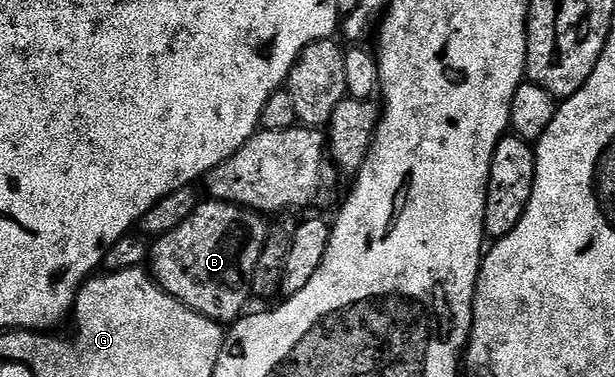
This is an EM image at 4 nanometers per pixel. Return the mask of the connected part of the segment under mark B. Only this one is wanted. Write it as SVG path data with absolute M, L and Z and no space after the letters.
M207 198L199 202L184 225L176 225L172 233L164 233L153 240L148 251L148 271L154 282L179 303L207 315L219 325L230 325L247 310L246 302L252 299L250 282L268 235L268 219L263 212Z

